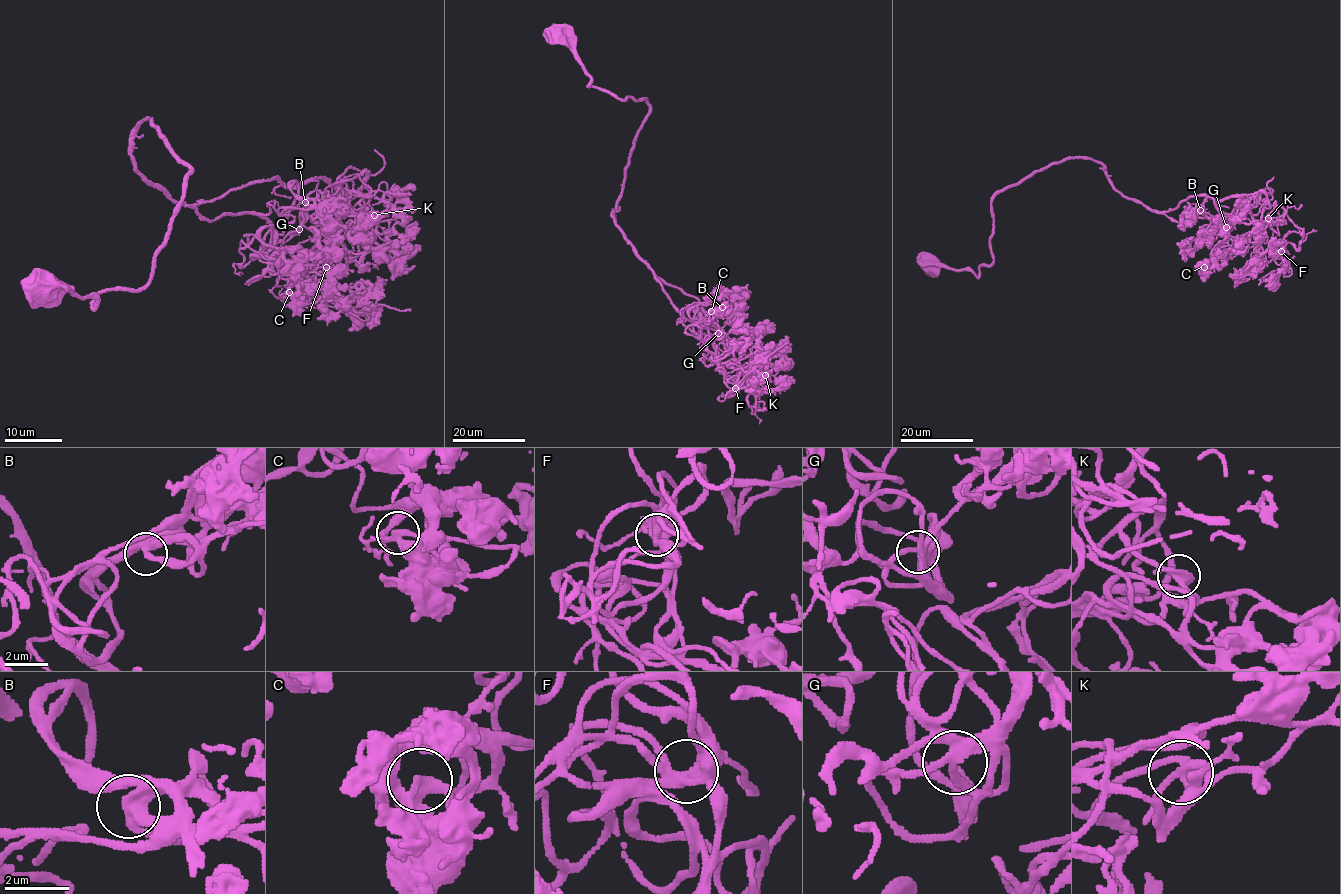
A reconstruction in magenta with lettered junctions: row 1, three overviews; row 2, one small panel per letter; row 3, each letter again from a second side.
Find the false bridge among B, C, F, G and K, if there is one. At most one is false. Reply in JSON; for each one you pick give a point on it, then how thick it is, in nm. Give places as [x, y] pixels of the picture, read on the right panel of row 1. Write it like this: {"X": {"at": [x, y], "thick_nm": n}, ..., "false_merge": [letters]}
{"false_merge": []}

